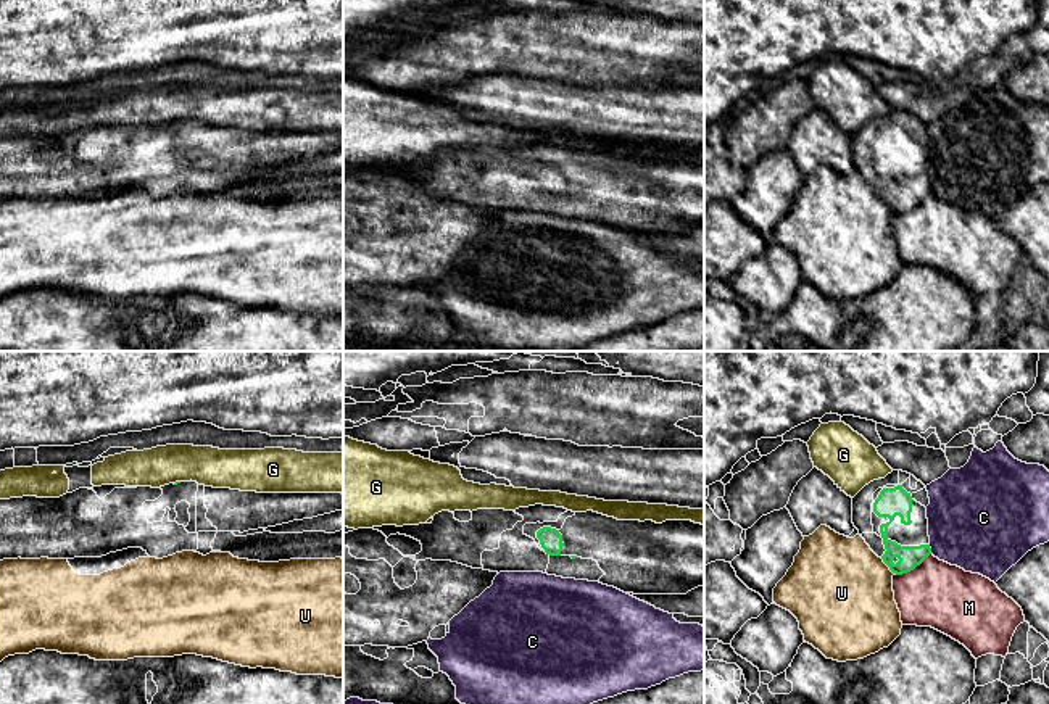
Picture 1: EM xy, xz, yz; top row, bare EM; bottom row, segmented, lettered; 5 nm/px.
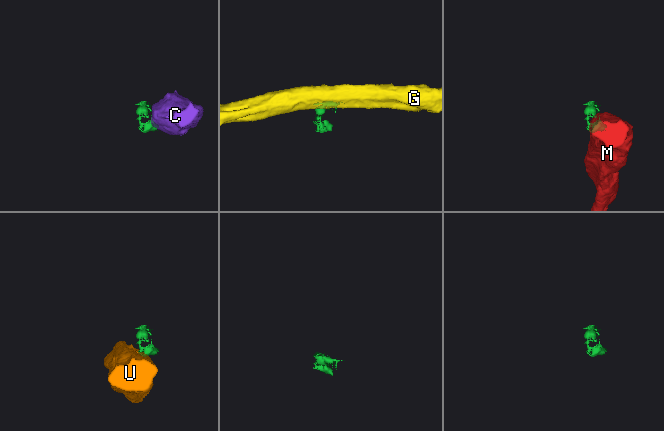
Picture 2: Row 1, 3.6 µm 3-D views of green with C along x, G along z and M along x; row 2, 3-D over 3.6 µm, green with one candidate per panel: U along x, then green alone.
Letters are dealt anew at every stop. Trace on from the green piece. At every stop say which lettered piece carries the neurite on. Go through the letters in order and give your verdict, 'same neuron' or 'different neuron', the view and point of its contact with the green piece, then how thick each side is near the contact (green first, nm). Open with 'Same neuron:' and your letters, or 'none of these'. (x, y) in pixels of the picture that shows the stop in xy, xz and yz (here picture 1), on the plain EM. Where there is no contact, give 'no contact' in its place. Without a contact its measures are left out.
Same neuron: none of these
C: different neuron; contact yz (930, 189); calibres 110 and 440 nm
G: different neuron; contact xy (176, 121); calibres 20 and 200 nm
M: different neuron; contact yz (912, 208); calibres 110 and 320 nm
U: different neuron; contact yz (887, 203); calibres 110 and 480 nm

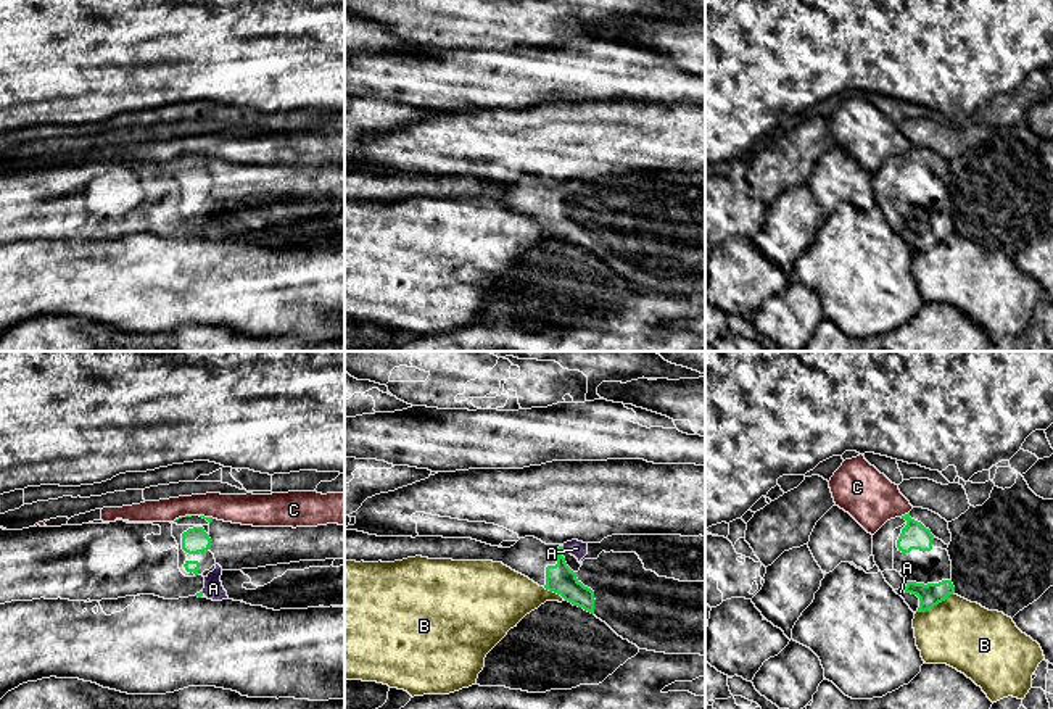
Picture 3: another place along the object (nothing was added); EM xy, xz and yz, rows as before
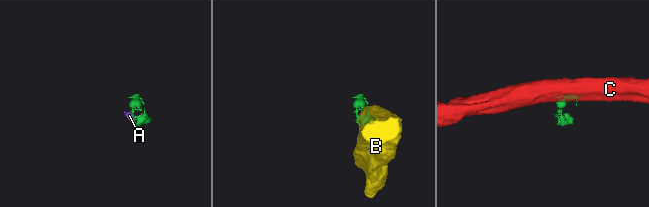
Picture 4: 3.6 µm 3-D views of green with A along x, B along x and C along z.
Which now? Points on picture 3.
Same neuron: A
A: same neuron; contact yz (905, 229); calibres 120 and 40 nm
B: different neuron; contact yz (934, 244); calibres 120 and 340 nm
C: different neuron; contact yz (905, 153); calibres 140 and 260 nm

